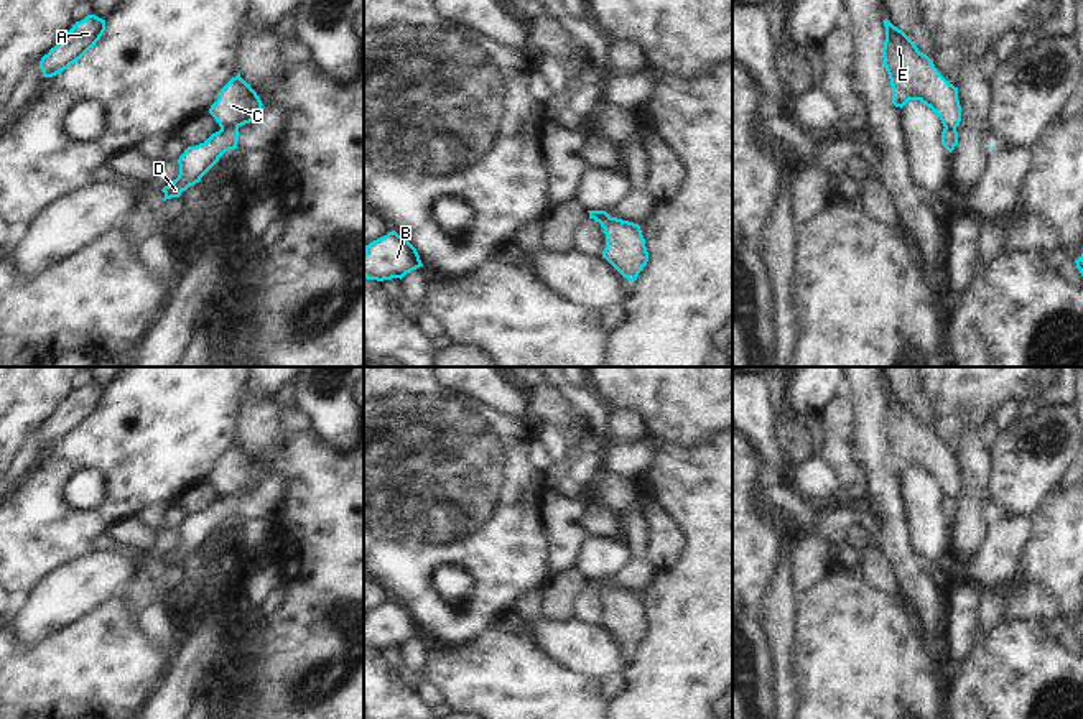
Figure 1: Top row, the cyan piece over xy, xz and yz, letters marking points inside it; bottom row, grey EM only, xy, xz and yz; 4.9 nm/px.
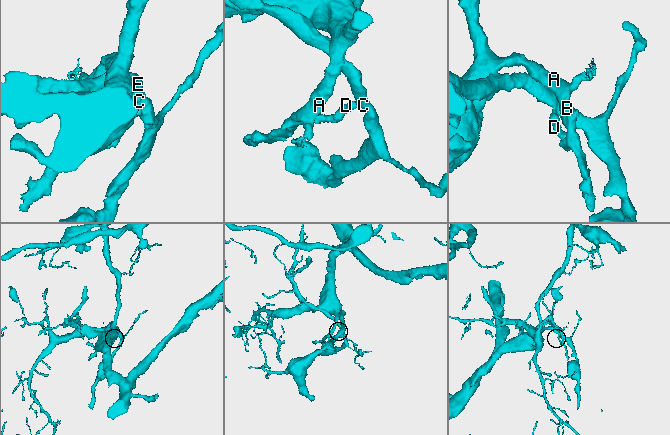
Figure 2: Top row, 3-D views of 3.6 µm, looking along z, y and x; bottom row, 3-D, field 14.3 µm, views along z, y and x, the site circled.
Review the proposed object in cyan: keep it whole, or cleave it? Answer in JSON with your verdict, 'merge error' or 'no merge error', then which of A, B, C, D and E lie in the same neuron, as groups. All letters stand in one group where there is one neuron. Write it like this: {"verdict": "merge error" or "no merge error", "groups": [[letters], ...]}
{"verdict": "merge error", "groups": [["A", "B", "D"], ["C", "E"]]}

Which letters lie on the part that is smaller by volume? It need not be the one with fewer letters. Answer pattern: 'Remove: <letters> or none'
Remove: C, E

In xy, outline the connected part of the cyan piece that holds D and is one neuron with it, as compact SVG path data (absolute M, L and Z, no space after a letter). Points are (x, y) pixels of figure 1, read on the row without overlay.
M227 495L212 502L204 512L188 515L178 528L178 546L161 558L163 569L179 566L183 559L199 551L225 520L237 517L239 503L237 495Z

